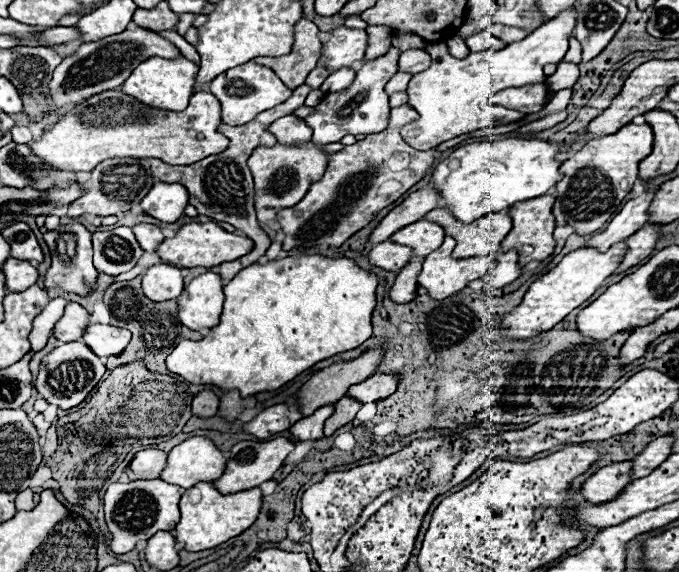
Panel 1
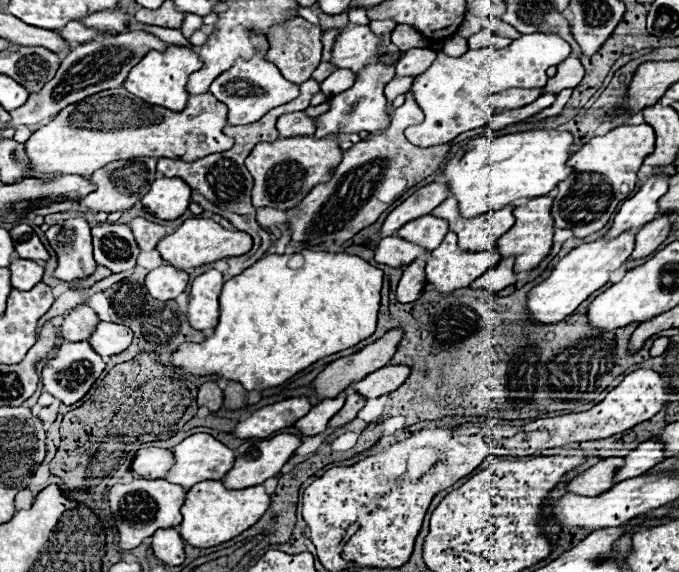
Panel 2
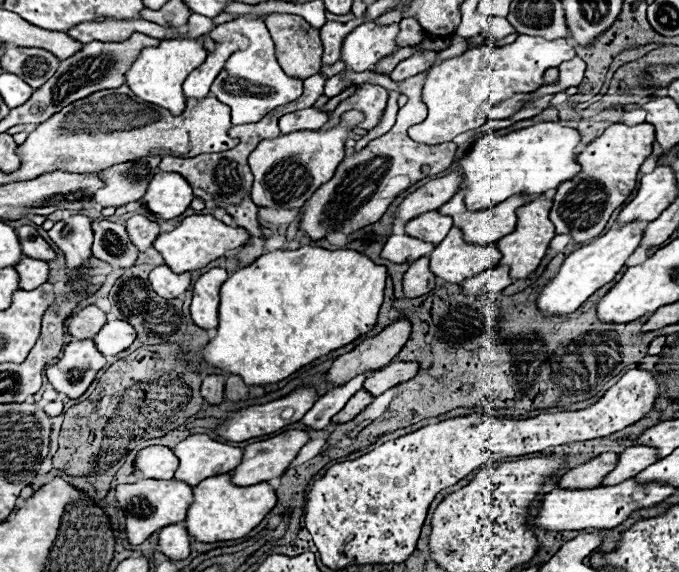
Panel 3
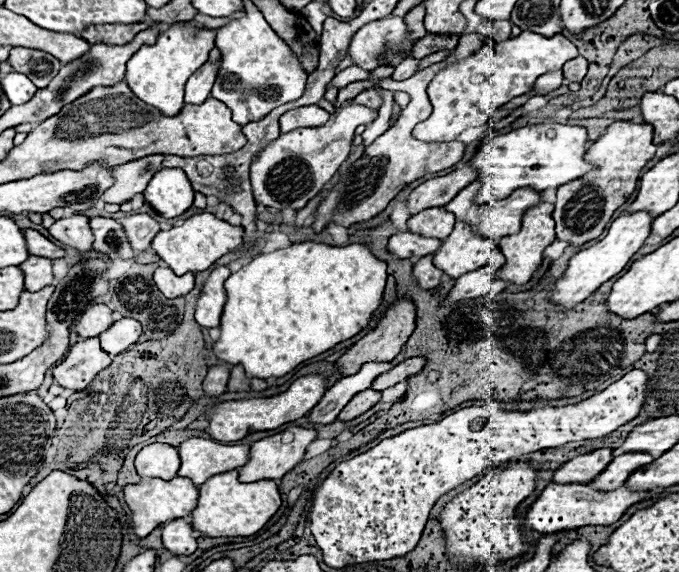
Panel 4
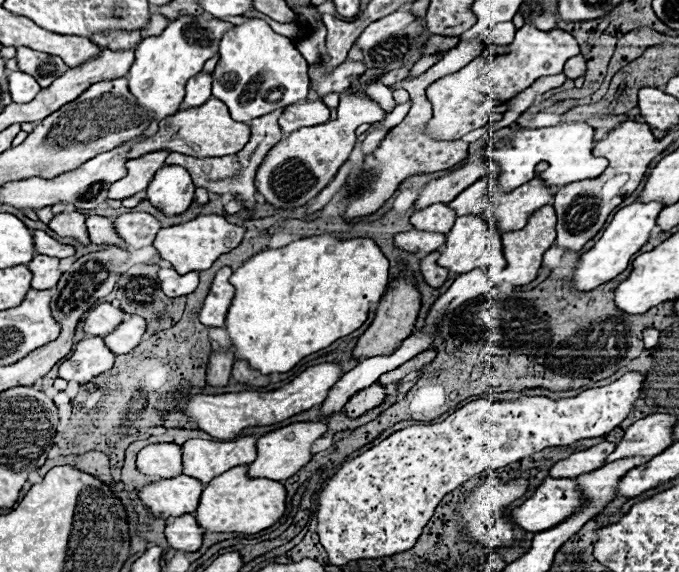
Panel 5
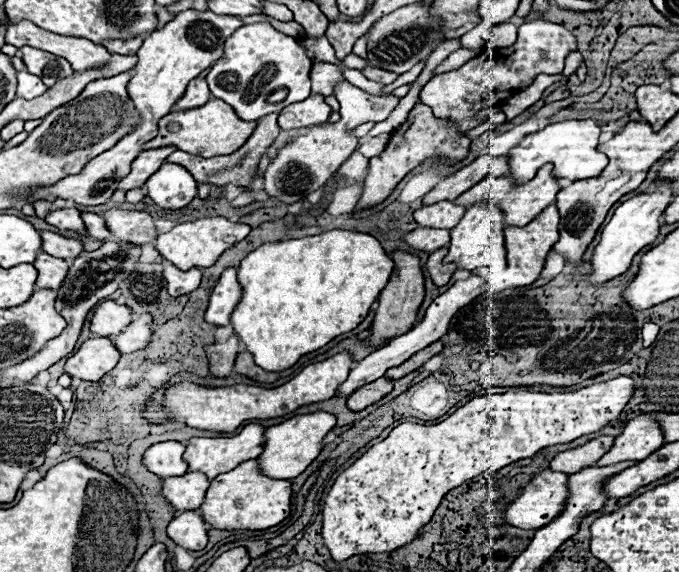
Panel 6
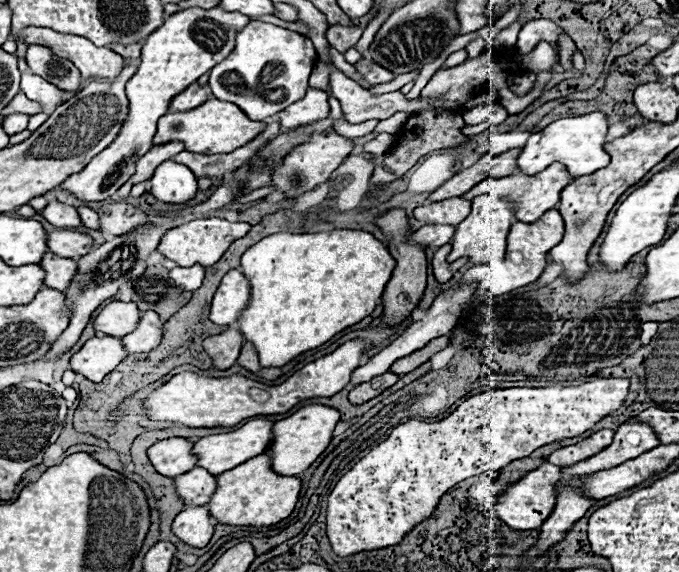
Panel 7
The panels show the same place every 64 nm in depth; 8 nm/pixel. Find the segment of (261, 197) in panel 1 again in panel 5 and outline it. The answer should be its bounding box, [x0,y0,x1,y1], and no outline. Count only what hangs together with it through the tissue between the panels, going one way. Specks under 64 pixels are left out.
[256,88,384,208]

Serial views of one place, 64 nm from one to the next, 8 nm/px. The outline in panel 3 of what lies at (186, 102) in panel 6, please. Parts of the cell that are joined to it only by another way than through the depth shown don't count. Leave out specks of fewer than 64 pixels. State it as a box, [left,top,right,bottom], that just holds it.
[184,36,246,100]

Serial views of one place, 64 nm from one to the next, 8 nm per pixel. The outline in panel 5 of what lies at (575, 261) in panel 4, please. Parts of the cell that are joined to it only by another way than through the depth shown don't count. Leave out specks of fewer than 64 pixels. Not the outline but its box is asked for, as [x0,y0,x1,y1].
[574,202,662,290]

